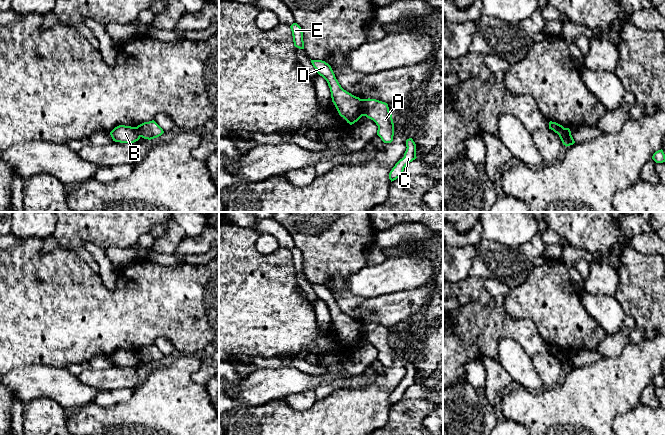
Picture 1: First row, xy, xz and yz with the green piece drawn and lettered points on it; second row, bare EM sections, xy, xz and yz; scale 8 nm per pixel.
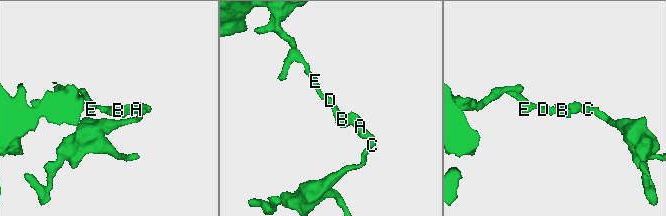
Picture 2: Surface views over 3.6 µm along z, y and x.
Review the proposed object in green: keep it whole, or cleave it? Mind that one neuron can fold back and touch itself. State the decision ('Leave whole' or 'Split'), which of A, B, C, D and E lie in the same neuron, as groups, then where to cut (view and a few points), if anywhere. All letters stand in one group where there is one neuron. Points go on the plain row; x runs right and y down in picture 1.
Split. Groups: A C / B D E. Split along xz (360, 323), (364, 339)

